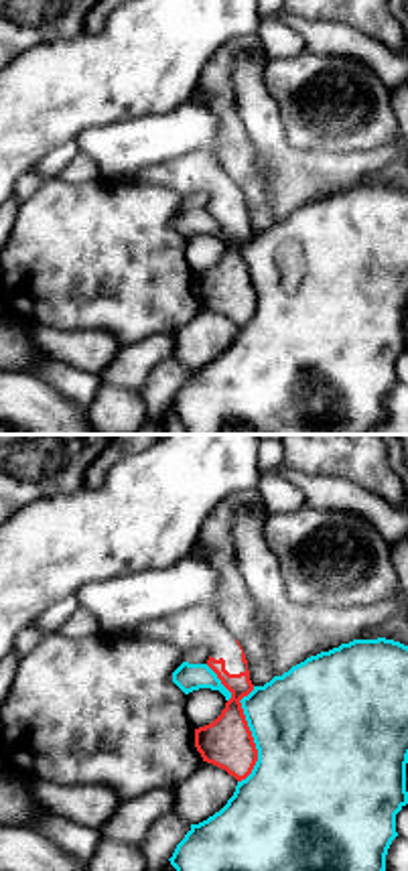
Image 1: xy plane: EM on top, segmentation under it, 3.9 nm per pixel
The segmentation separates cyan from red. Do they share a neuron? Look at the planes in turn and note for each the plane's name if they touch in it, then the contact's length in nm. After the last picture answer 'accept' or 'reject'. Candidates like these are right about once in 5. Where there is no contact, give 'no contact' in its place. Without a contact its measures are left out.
xy | 380 nm

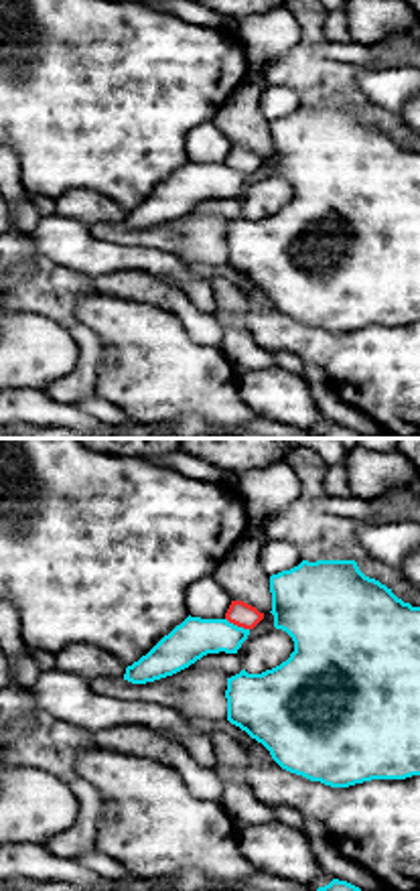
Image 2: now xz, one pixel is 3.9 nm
xz | 110 nm

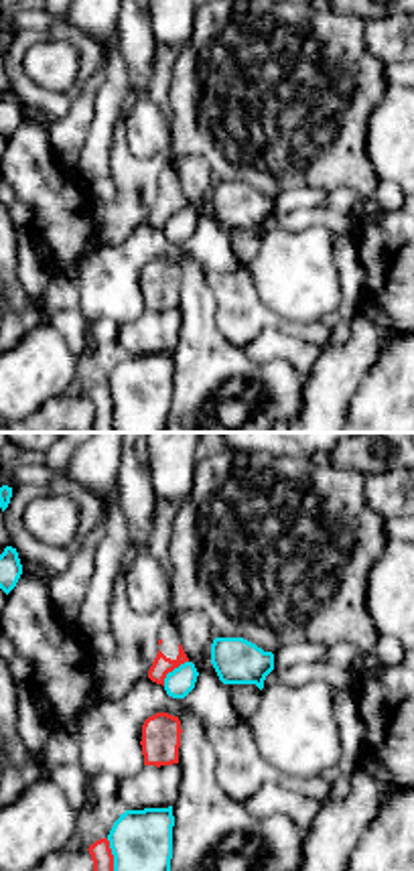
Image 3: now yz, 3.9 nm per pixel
yz | 140 nm

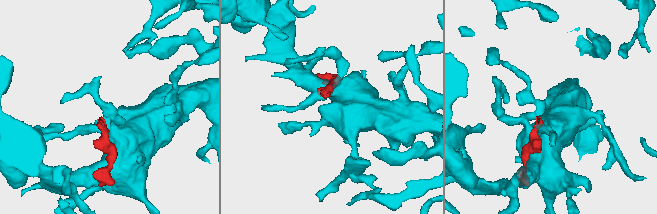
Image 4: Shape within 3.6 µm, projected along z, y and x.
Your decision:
reject

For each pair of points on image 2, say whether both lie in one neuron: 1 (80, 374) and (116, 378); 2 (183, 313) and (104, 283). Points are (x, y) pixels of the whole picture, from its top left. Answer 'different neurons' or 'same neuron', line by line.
1: different neurons
2: same neuron

